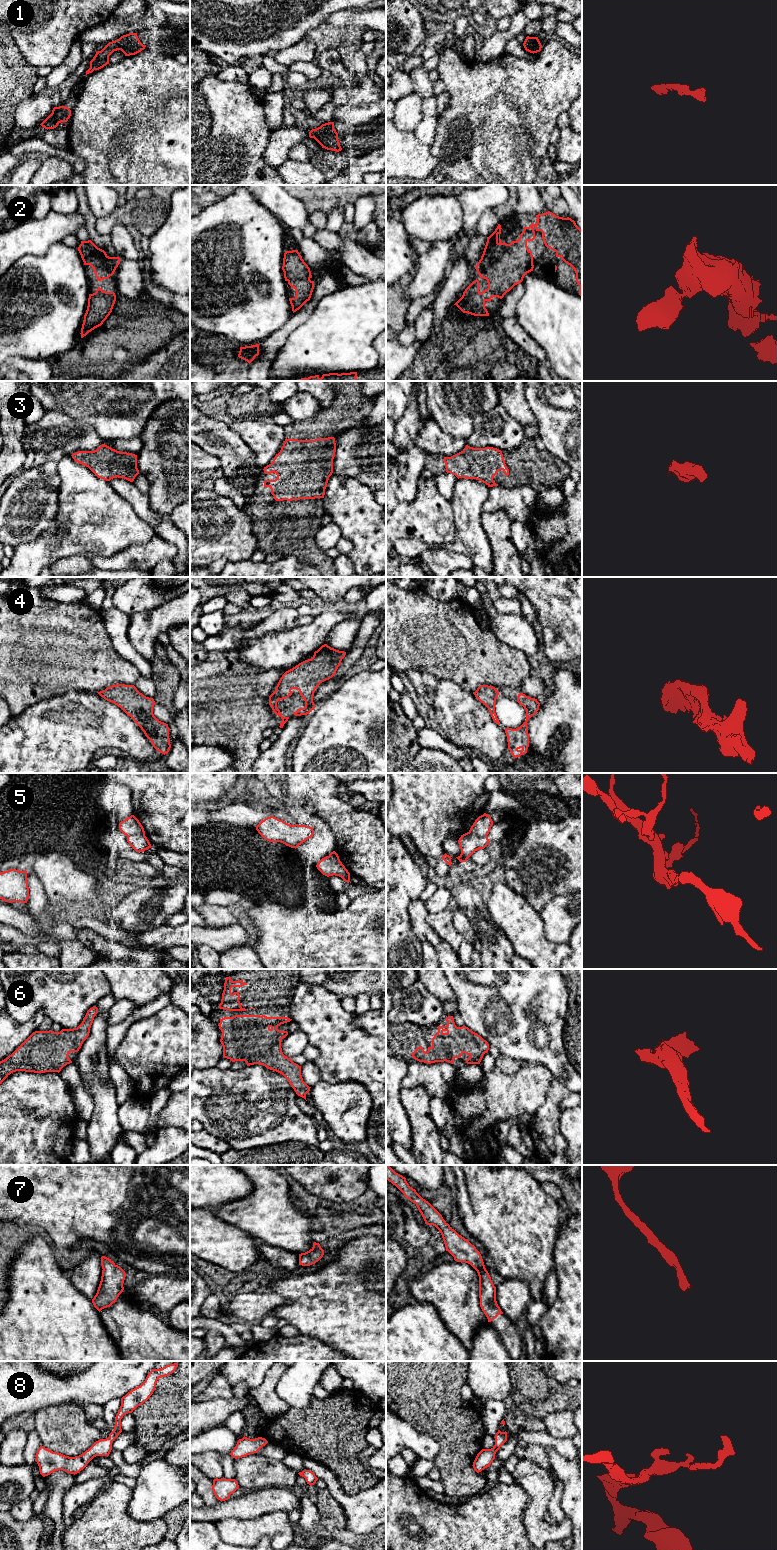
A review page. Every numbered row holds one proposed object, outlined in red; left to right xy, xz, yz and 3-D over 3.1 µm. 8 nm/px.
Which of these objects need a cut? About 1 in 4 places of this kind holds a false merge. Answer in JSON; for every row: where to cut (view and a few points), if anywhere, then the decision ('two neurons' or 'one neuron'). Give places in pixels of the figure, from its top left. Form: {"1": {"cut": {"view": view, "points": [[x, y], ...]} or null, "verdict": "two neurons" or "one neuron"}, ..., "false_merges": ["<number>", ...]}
{"1": {"cut": null, "verdict": "one neuron"}, "2": {"cut": null, "verdict": "one neuron"}, "3": {"cut": null, "verdict": "one neuron"}, "4": {"cut": null, "verdict": "one neuron"}, "5": {"cut": {"view": "xy", "points": [[144, 833], [135, 833], [127, 837]]}, "verdict": "two neurons"}, "6": {"cut": null, "verdict": "one neuron"}, "7": {"cut": null, "verdict": "one neuron"}, "8": {"cut": null, "verdict": "one neuron"}, "false_merges": ["5"]}

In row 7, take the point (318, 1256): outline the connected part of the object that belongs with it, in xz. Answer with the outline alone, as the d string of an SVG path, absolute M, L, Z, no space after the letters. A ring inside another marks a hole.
M314 1242L313 1247L305 1252L299 1254L299 1265L310 1266L318 1262L324 1255L324 1250L319 1243Z

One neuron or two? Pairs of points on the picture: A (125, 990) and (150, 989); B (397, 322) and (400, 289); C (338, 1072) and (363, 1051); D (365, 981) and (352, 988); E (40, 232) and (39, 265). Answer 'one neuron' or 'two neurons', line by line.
A: one neuron
B: one neuron
C: one neuron
D: one neuron
E: two neurons

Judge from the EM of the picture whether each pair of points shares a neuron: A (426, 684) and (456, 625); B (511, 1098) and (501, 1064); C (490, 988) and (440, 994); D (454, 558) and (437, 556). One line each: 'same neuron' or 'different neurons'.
A: different neurons
B: different neurons
C: different neurons
D: same neuron

